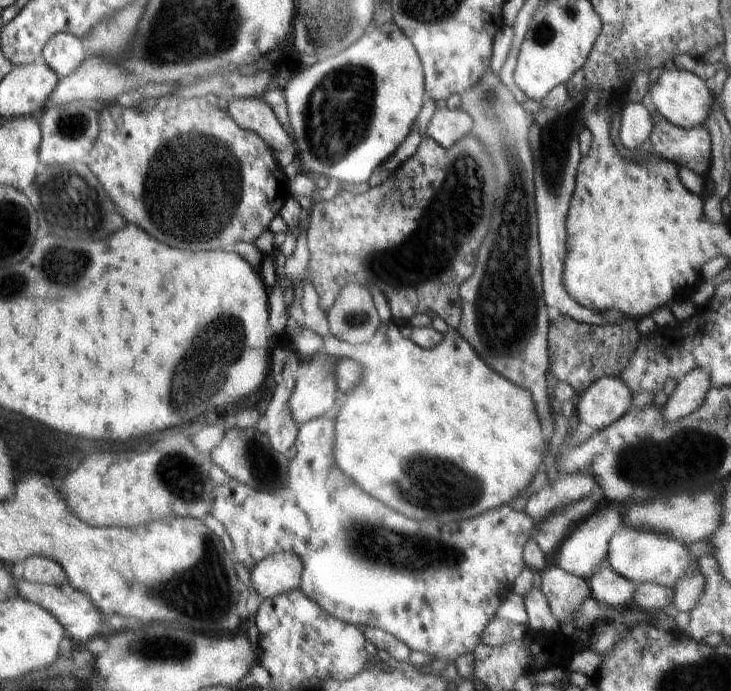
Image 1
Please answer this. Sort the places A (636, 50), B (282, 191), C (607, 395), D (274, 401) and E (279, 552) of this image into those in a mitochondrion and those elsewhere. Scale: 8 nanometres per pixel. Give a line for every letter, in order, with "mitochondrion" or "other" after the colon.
A: other
B: other
C: other
D: other
E: other

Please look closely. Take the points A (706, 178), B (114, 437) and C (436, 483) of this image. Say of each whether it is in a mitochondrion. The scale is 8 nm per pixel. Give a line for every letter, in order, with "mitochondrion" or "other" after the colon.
A: other
B: other
C: mitochondrion

